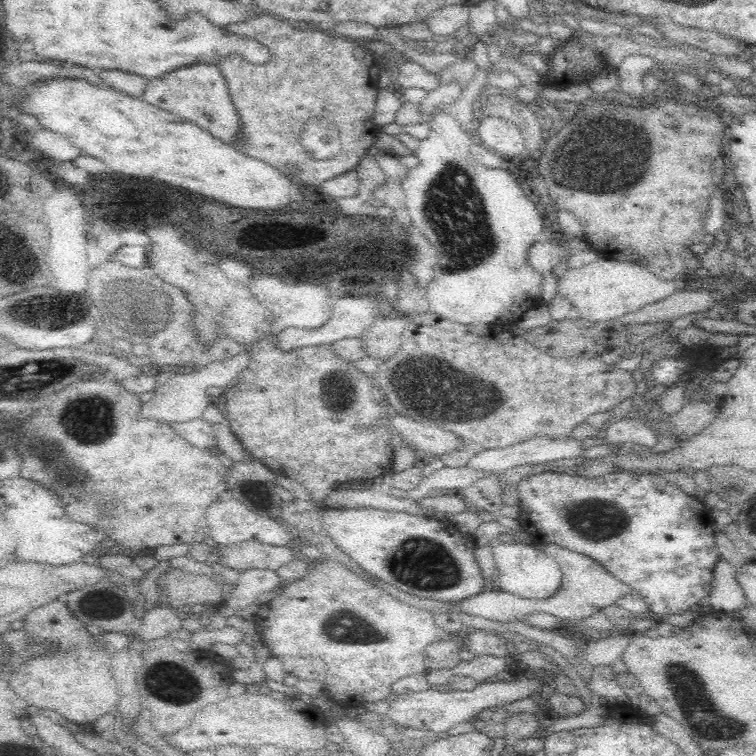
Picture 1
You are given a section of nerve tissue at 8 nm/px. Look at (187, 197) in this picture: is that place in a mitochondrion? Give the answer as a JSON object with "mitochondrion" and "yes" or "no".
{"mitochondrion":"no"}

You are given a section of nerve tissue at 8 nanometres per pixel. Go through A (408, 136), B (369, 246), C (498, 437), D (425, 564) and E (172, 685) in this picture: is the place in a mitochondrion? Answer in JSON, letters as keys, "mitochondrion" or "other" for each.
{"A":"other","B":"mitochondrion","C":"other","D":"mitochondrion","E":"mitochondrion"}

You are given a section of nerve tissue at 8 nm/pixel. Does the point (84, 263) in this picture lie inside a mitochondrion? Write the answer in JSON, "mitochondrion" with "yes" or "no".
{"mitochondrion":"no"}

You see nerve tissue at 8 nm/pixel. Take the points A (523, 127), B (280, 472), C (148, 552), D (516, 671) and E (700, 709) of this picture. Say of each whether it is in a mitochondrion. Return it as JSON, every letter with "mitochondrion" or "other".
{"A":"other","B":"other","C":"other","D":"other","E":"mitochondrion"}

